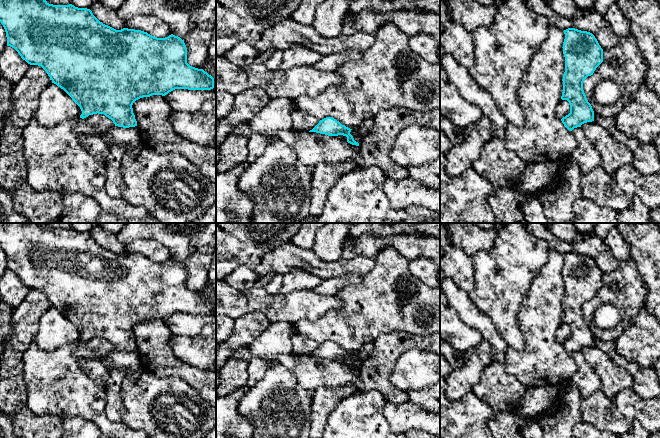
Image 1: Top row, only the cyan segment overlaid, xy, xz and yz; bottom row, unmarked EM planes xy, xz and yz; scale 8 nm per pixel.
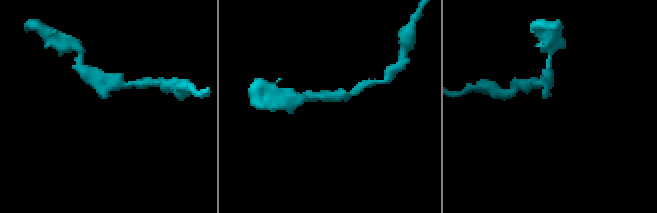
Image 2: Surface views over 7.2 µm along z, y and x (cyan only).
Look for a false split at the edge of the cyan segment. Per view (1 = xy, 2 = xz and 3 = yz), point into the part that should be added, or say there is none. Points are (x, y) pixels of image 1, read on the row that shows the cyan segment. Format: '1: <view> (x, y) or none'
1: none
2: none
3: none

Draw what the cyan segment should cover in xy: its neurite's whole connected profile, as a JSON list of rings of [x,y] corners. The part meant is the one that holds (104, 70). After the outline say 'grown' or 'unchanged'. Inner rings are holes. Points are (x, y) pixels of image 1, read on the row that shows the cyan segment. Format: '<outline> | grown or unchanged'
[[[0,0],[0,22],[3,25],[7,46],[14,48],[30,65],[41,66],[52,83],[63,89],[80,107],[84,119],[93,114],[104,114],[115,126],[137,126],[133,103],[152,95],[165,96],[175,89],[211,90],[214,78],[203,69],[187,63],[184,41],[173,34],[165,38],[154,37],[147,32],[123,28],[116,30],[100,22],[90,9],[72,4],[53,5],[46,0]]] | unchanged

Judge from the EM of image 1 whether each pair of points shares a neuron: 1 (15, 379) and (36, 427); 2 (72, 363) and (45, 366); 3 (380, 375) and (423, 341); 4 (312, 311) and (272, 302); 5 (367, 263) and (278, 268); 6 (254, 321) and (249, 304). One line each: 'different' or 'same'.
1: same
2: same
3: same
4: same
5: same
6: different

